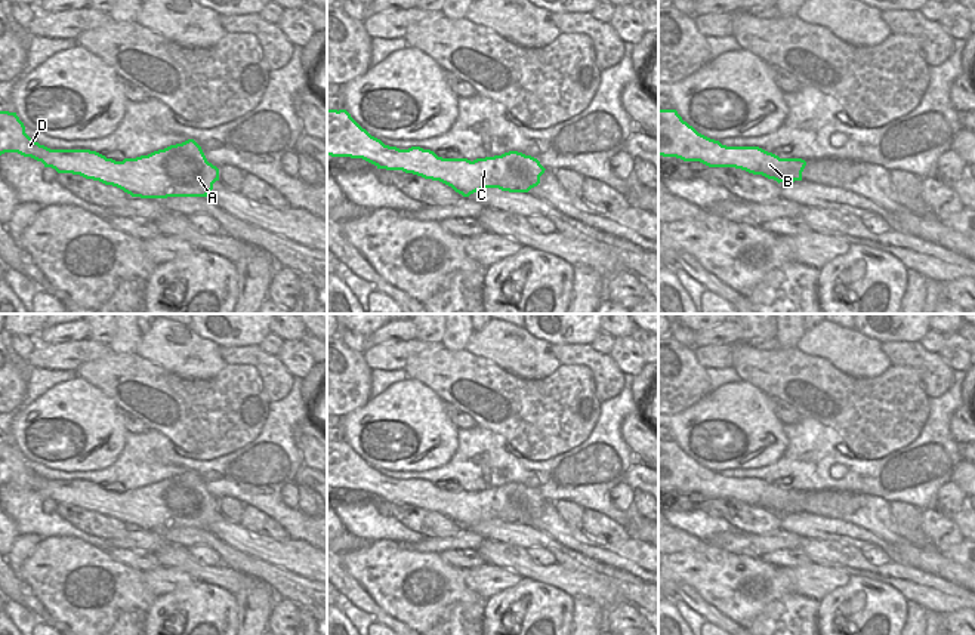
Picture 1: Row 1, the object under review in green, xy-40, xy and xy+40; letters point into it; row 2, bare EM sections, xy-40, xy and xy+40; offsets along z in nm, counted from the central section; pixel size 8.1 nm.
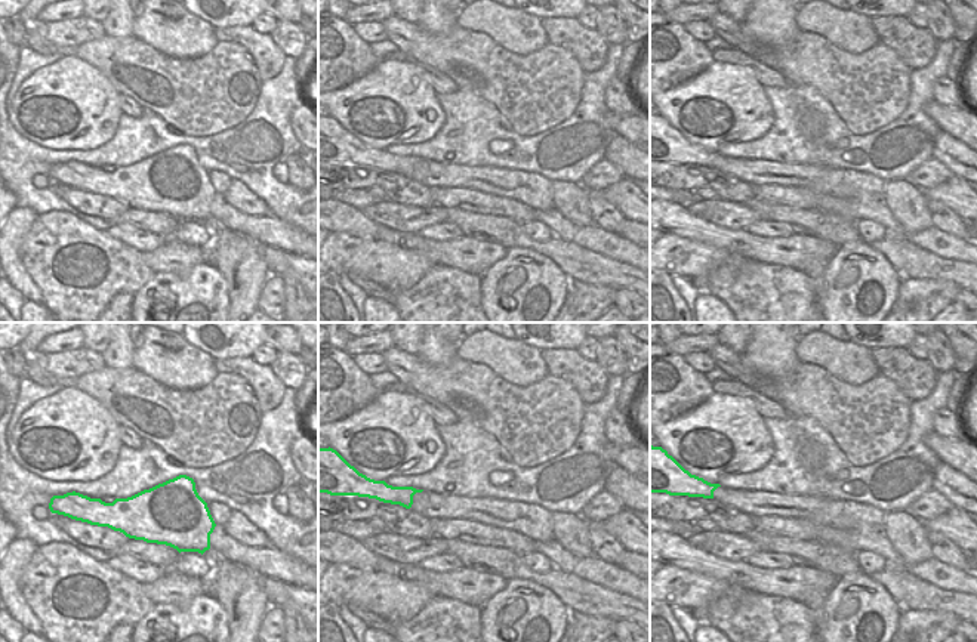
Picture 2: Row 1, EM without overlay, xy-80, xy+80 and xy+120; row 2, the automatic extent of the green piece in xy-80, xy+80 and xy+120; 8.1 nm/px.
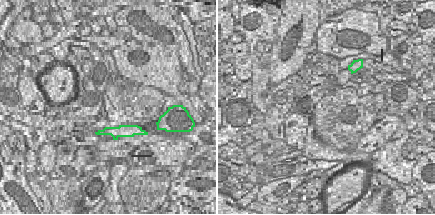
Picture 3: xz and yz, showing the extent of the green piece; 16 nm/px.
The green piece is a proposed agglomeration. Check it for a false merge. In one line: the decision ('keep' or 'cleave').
keep

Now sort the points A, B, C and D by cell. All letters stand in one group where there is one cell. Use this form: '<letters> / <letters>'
A B C D

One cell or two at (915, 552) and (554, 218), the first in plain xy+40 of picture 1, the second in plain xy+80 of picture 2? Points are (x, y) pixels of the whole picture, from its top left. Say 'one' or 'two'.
one

